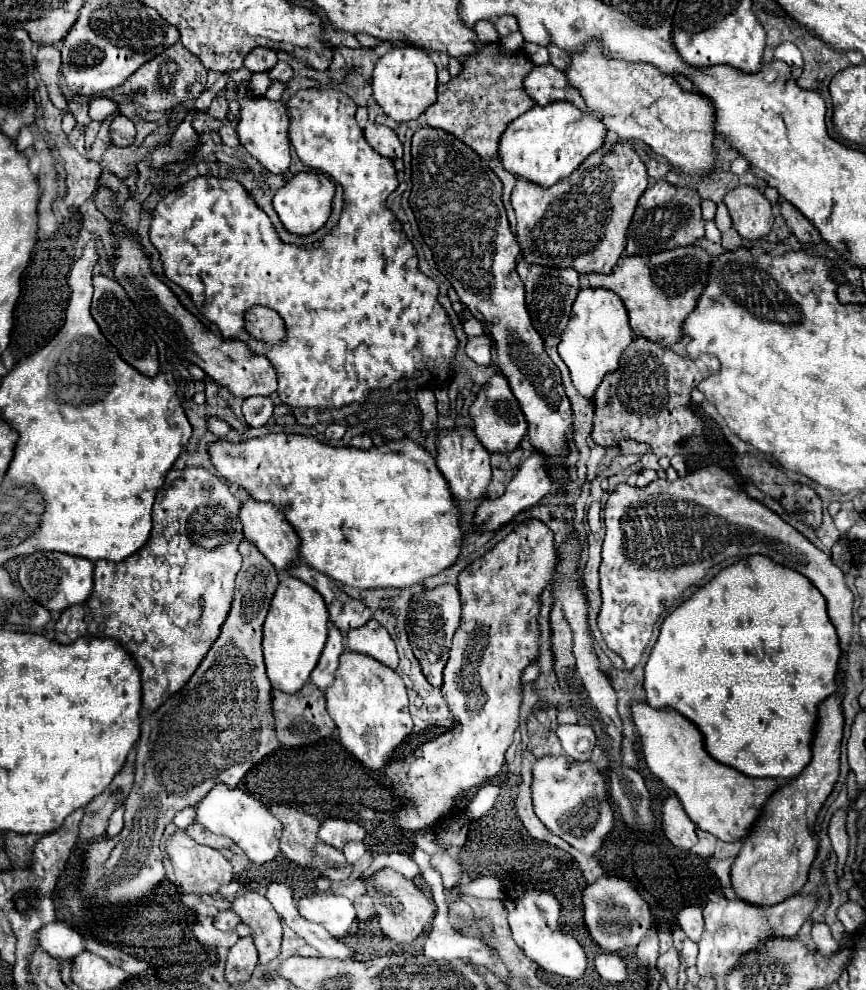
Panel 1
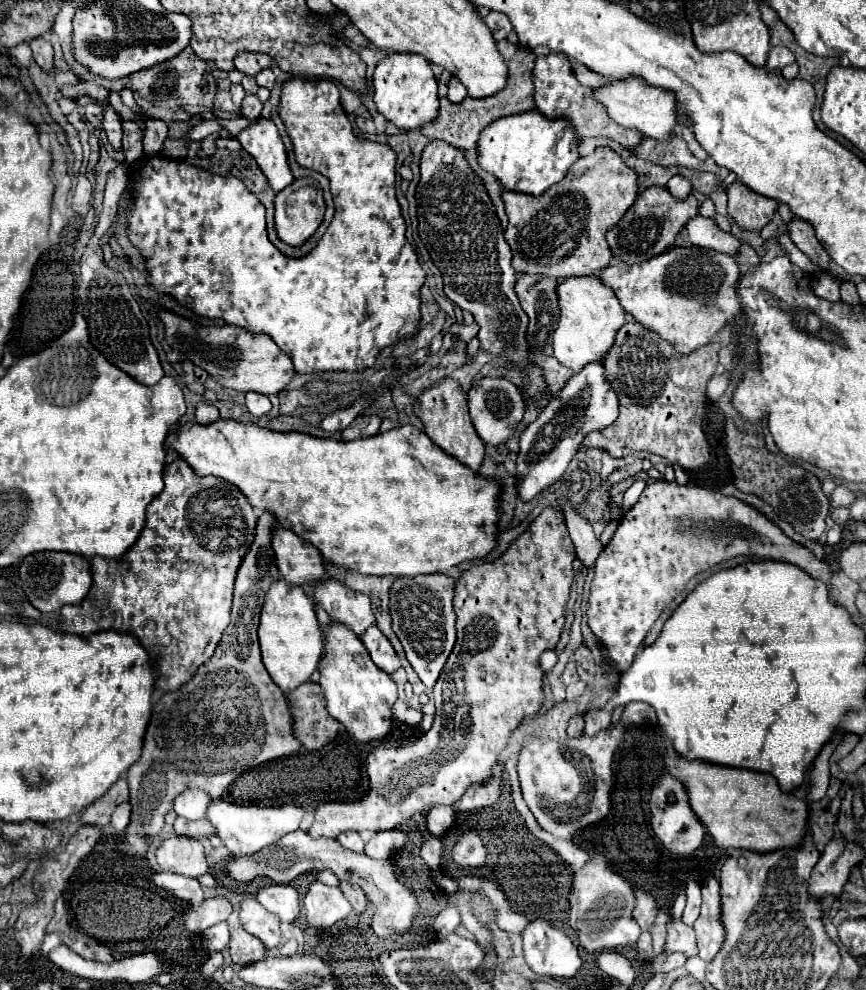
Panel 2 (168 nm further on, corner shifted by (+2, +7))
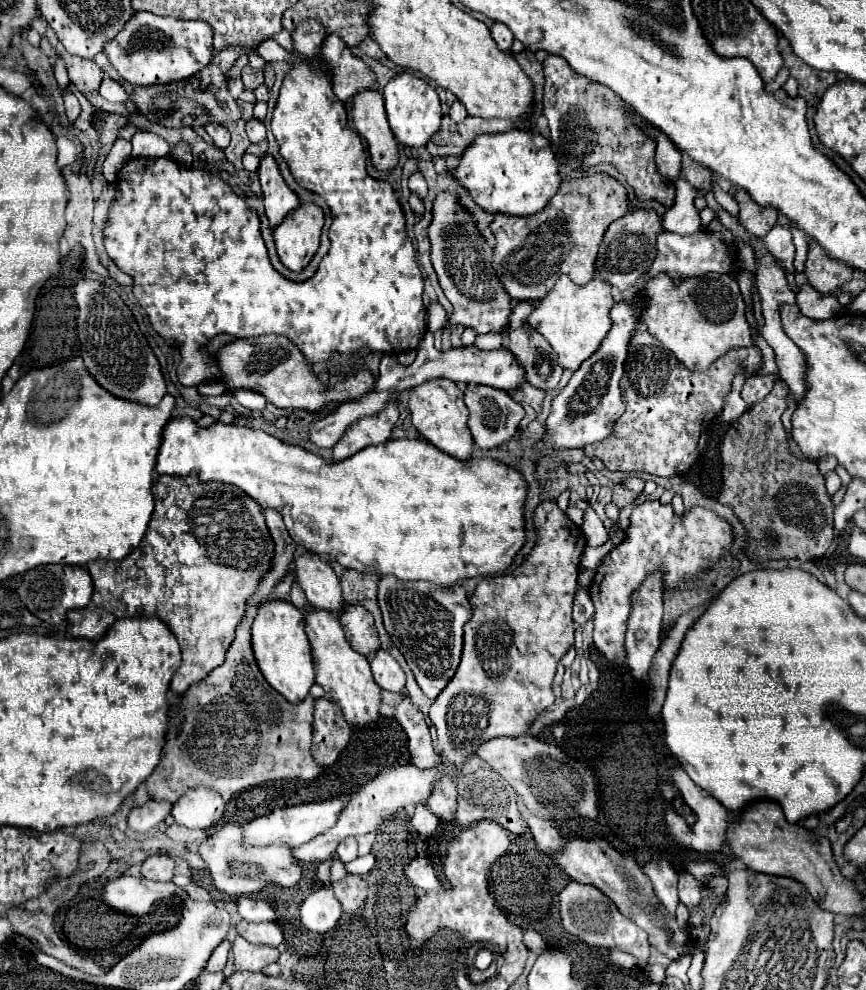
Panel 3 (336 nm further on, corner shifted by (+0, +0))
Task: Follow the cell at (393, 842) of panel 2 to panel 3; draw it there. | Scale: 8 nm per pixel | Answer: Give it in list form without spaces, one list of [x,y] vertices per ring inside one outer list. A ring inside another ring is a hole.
[[[366,854],[366,856],[360,856],[360,858],[352,860],[352,862],[348,862],[348,864],[346,864],[346,870],[348,870],[350,874],[364,876],[364,874],[370,872],[370,868],[374,866],[374,862],[376,862],[376,856],[374,856],[374,854]]]

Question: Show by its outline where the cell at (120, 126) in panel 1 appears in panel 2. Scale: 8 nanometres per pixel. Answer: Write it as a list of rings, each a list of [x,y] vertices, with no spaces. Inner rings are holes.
[[[124,121],[122,125],[124,125],[124,139],[122,139],[124,155],[126,155],[126,161],[132,163],[144,155],[144,151],[142,151],[142,129],[136,121]]]

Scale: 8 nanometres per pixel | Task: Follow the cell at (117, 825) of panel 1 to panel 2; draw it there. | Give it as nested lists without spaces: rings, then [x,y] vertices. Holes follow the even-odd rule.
[[[120,803],[112,813],[112,827],[116,831],[124,831],[130,823],[130,803]]]

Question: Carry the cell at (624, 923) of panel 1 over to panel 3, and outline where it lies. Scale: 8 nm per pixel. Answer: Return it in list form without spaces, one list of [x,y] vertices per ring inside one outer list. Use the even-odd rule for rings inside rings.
[[[570,882],[560,892],[560,912],[562,912],[564,928],[572,936],[580,938],[588,948],[592,948],[592,950],[598,950],[598,948],[612,950],[612,948],[616,948],[616,950],[624,950],[624,952],[634,954],[638,960],[644,960],[644,962],[648,960],[650,944],[648,944],[648,940],[644,940],[644,930],[638,928],[626,916],[622,916],[618,912],[618,906],[614,902],[610,902],[606,898],[606,894],[602,894],[602,890],[598,890],[594,886],[588,886],[588,884]]]

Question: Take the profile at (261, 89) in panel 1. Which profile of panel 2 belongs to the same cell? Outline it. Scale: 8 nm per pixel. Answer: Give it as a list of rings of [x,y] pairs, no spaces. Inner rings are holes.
[[[246,95],[240,111],[248,121],[256,121],[260,117],[260,113],[262,113],[262,103],[260,103],[260,99],[256,95]]]

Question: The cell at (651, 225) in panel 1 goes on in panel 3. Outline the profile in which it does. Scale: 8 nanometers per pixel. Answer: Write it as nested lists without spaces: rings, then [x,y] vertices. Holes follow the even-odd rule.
[[[632,208],[626,216],[612,222],[604,234],[596,260],[596,270],[600,272],[600,278],[616,286],[620,292],[628,292],[630,288],[640,284],[644,280],[644,274],[650,270],[650,262],[654,262],[656,238],[660,232],[664,232],[662,220],[664,218],[656,210]]]

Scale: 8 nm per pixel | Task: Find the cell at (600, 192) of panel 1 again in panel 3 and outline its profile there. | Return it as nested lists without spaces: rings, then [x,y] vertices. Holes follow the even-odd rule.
[[[596,172],[592,176],[584,176],[578,180],[568,180],[562,182],[550,204],[546,206],[546,212],[538,212],[538,216],[494,216],[492,222],[492,232],[496,234],[496,246],[494,246],[494,256],[492,264],[494,270],[504,284],[506,292],[510,294],[512,300],[542,300],[556,284],[560,276],[570,276],[574,284],[584,286],[596,276],[596,256],[598,256],[598,246],[604,238],[604,232],[608,226],[622,218],[630,210],[628,206],[628,192],[626,188],[612,176]]]

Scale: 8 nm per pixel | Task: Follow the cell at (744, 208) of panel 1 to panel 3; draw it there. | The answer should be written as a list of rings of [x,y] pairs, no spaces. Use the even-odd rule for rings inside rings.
[[[738,190],[738,192],[734,194],[734,198],[736,198],[738,206],[740,206],[740,216],[738,216],[740,224],[742,224],[748,232],[752,232],[754,236],[764,238],[764,236],[772,230],[772,226],[776,224],[778,210],[774,210],[774,208],[764,208],[764,206],[760,206],[760,204],[756,204],[756,202],[748,196],[746,190]]]

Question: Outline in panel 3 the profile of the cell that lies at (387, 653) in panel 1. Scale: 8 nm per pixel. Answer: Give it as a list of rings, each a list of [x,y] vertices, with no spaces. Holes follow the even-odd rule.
[[[380,648],[380,652],[374,652],[374,656],[370,658],[370,666],[372,666],[374,680],[382,690],[400,692],[404,688],[406,674],[388,650]]]

